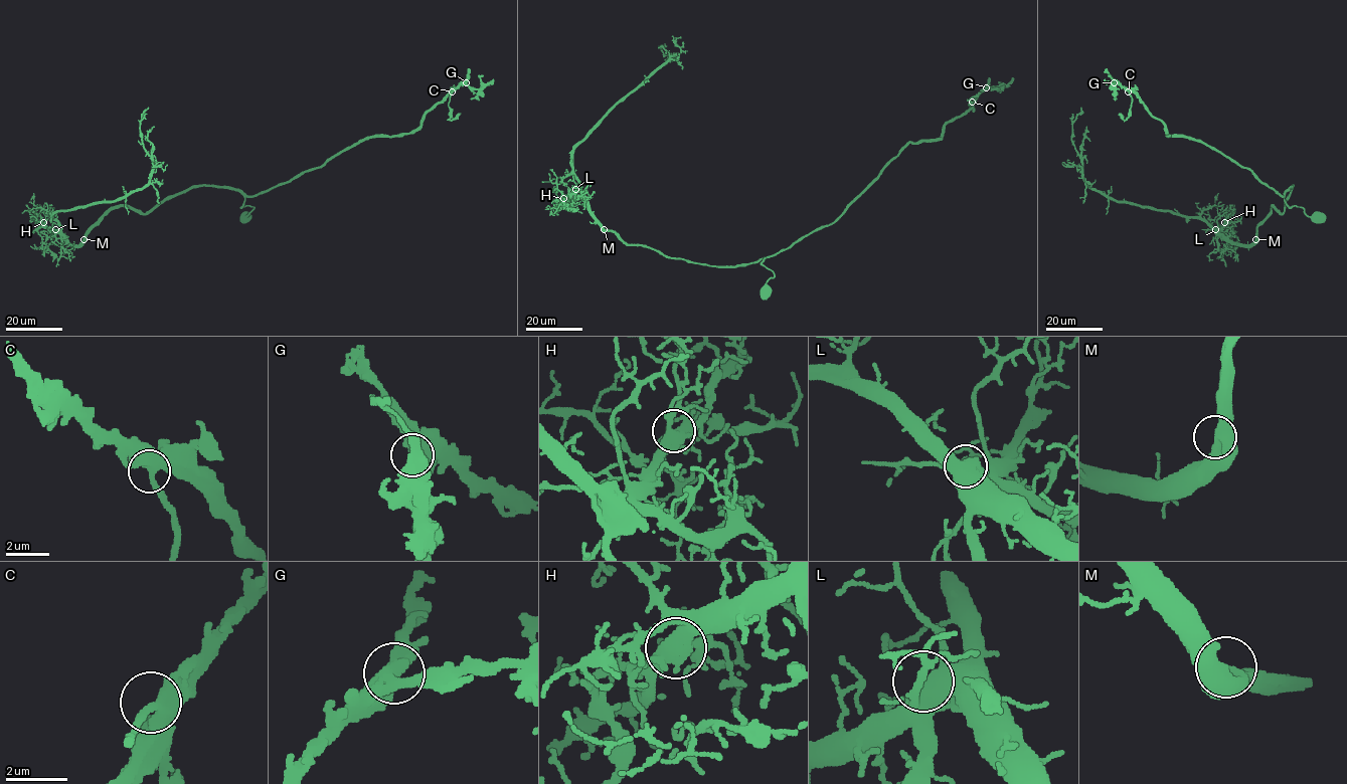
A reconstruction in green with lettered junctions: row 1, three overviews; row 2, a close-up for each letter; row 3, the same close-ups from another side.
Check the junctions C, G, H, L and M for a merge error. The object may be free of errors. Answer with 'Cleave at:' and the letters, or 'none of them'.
Cleave at: none of them

